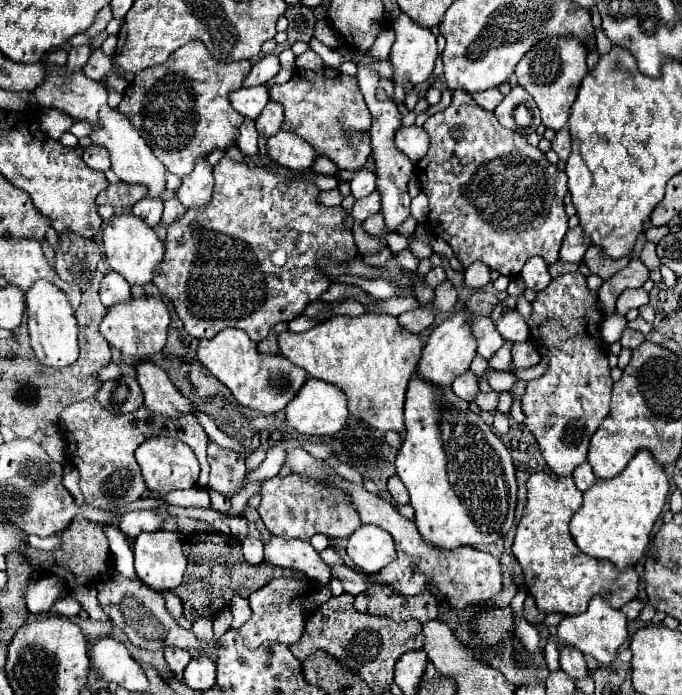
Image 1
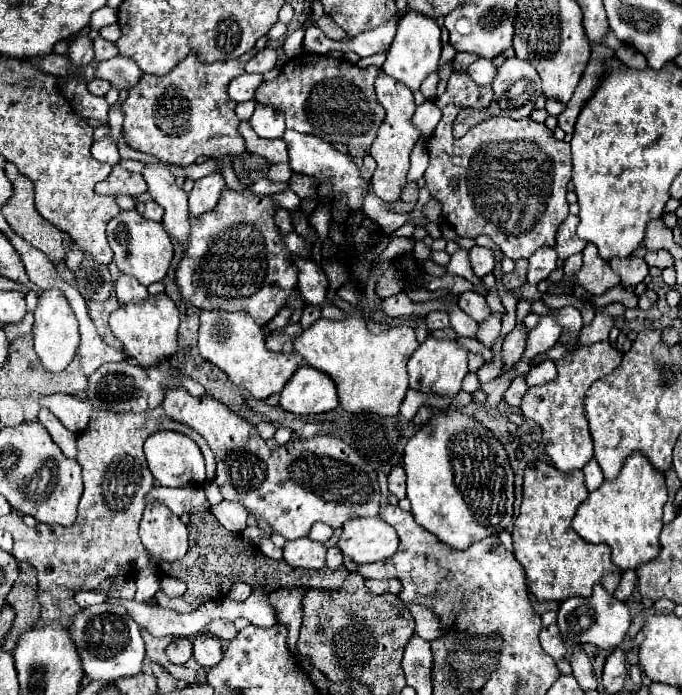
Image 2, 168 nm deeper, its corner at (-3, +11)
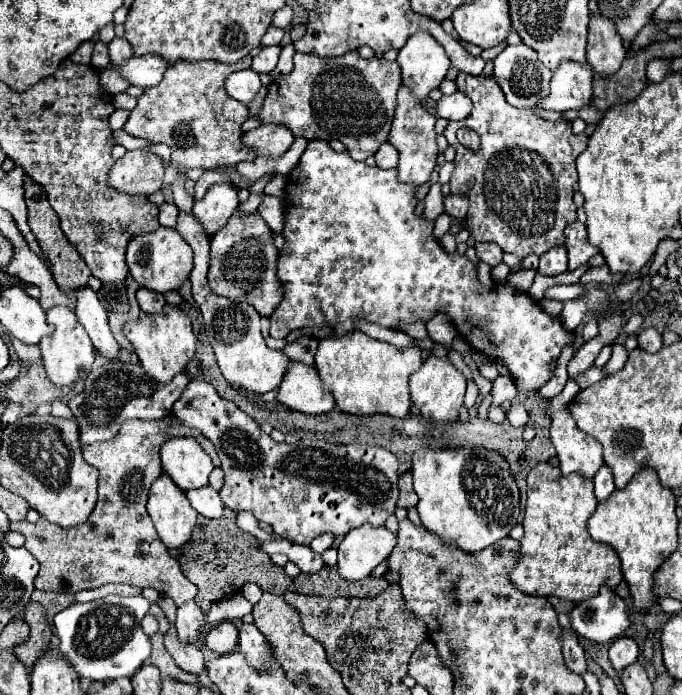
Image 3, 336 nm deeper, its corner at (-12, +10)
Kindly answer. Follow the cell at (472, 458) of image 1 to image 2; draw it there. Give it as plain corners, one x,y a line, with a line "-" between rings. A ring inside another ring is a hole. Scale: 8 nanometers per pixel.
435,412
435,416
405,444
403,468
407,472
407,498
415,522
435,534
443,544
465,550
473,542
499,534
513,518
513,470
505,448
475,418
453,412

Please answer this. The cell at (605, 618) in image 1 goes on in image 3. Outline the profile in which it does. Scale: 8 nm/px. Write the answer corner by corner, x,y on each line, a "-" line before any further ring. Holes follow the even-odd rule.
604,585
598,595
578,603
570,611
570,625
584,639
610,643
626,633
630,627
630,615
626,603

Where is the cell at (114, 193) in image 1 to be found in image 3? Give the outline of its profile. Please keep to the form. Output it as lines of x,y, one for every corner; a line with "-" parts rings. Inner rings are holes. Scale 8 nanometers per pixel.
128,151
108,175
108,185
120,193
152,195
162,189
164,167
150,151

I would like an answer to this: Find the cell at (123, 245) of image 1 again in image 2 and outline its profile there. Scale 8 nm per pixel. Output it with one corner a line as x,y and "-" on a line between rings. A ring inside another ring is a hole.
137,210
121,212
119,216
109,220
107,238
109,238
111,250
115,254
113,262
117,264
117,268
123,274
137,278
145,286
149,286
153,282
161,282
167,276
167,272
171,268
171,260
173,260
173,244
171,244
169,234
163,230
163,226
159,222
151,222
151,220
143,218

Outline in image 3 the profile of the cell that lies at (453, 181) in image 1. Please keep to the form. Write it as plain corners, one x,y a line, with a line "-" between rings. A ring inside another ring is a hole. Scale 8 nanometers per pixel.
458,73
456,79
458,91
462,91
466,97
470,97
474,109
472,113
462,121
450,121
444,137
448,139
448,145
456,149
454,157
454,171
450,175
450,193
452,195
468,195
470,209
466,215
466,229
470,231
470,237
478,243
492,241
500,245
504,253
512,253
518,257
526,257
530,253
542,255
552,247
564,245
564,227
568,223
576,221
576,205
572,201
574,195
574,183
578,181
576,173
576,157
586,149
588,137
584,133
574,135
570,129
570,123
564,121
544,121
536,117
532,109
516,109
506,103
502,89
496,85
494,77
486,75
468,75
-
460,127
470,127
480,137
480,149
472,151
458,143
456,131
-
468,179
474,179
476,185
468,191
466,183

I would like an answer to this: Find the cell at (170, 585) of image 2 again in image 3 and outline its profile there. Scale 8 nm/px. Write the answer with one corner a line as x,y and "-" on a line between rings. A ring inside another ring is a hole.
170,413
154,421
132,419
126,421
110,441
84,447
84,459
100,473
98,503
84,525
64,529
46,519
40,519
38,523
10,523
12,531
18,531
26,537
24,547
40,563
40,573
34,581
36,589
74,595
106,583
128,583
136,587
154,587
168,595
176,605
196,597
196,585
182,575
178,561
172,559
164,543
160,543
150,515
146,513
150,485
162,471
160,445
170,437
194,437
212,457
214,465
220,467
214,445
204,439
200,431
180,423
176,415

